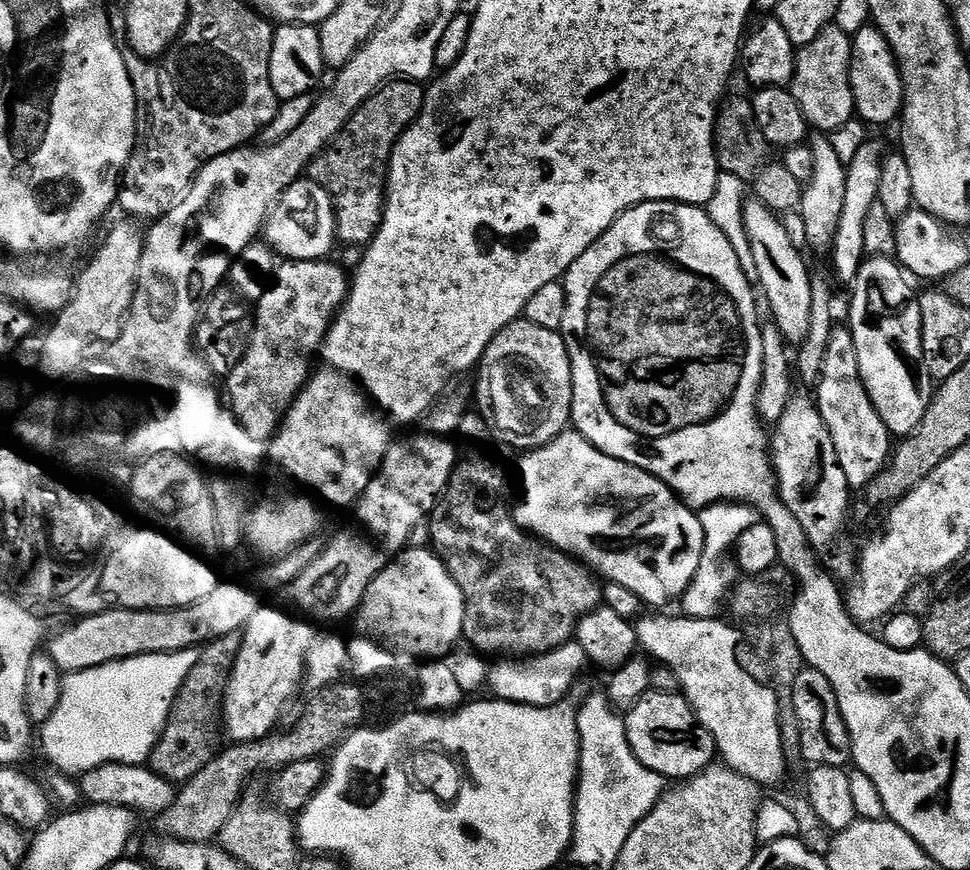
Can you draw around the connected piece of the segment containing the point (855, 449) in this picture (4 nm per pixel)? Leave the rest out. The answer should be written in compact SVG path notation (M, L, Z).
M835 325L831 332L816 390L815 405L828 427L849 486L852 490L864 490L887 467L894 451L894 440L861 379L854 338L845 325Z

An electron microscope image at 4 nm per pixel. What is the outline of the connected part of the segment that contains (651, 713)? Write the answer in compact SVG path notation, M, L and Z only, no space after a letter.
M676 692L644 693L626 712L628 744L638 762L672 782L700 775L717 759L717 746L710 730L700 724L694 709Z

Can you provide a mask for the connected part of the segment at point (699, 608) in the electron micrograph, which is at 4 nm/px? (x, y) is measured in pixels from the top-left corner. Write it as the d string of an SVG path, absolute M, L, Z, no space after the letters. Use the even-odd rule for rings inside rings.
M721 502L701 509L699 518L705 532L703 558L702 562L699 563L697 574L680 599L680 606L682 606L681 613L685 617L706 619L713 618L719 613L717 611L722 600L727 599L738 580L737 565L731 561L729 561L730 563L726 562L726 554L729 555L733 551L739 538L748 529L760 522L760 516L749 505Z

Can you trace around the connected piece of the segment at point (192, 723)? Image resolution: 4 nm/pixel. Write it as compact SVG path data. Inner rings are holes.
M239 635L213 640L200 652L198 662L194 662L194 670L186 674L186 682L182 682L174 698L174 706L168 715L164 733L160 736L160 743L150 757L150 768L165 780L187 782L212 761L212 739L216 736L216 728L218 732L218 717L222 712L224 691L228 689L228 676L232 672L239 649Z

